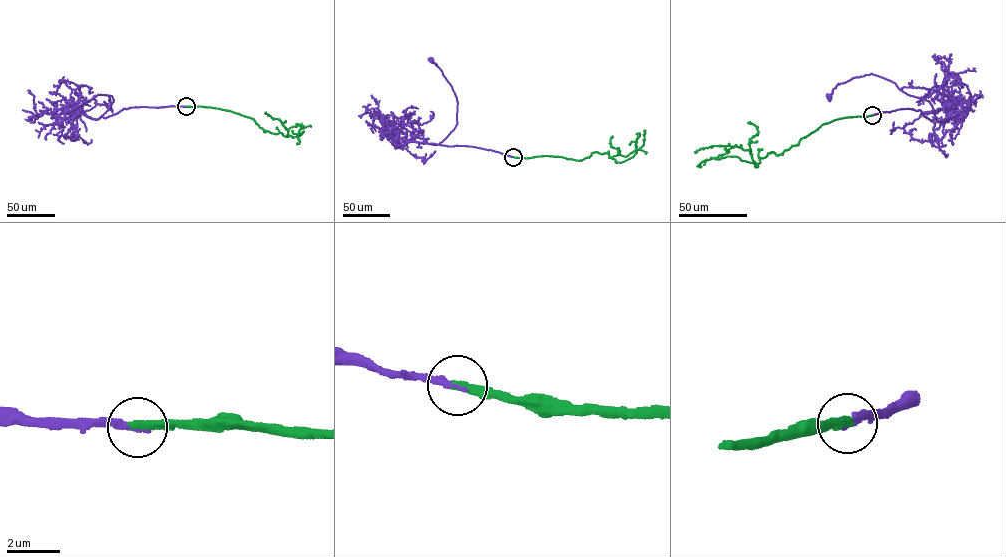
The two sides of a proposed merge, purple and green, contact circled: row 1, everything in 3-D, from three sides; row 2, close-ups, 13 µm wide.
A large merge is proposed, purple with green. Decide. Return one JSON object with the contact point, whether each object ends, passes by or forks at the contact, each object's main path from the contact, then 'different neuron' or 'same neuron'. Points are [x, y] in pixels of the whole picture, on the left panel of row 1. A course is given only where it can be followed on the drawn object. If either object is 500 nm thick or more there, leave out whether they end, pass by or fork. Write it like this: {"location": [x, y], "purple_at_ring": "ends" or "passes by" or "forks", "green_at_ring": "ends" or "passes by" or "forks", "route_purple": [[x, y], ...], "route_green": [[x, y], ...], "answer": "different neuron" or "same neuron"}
{"location": [186, 106], "purple_at_ring": "ends", "green_at_ring": "ends", "route_purple": [[186, 107], [129, 107], [103, 117], [113, 100], [111, 95], [97, 94], [65, 112], [60, 124]], "route_green": [[186, 106], [232, 111], [253, 118], [264, 132], [295, 137], [303, 131], [297, 136], [297, 144]], "answer": "same neuron"}

